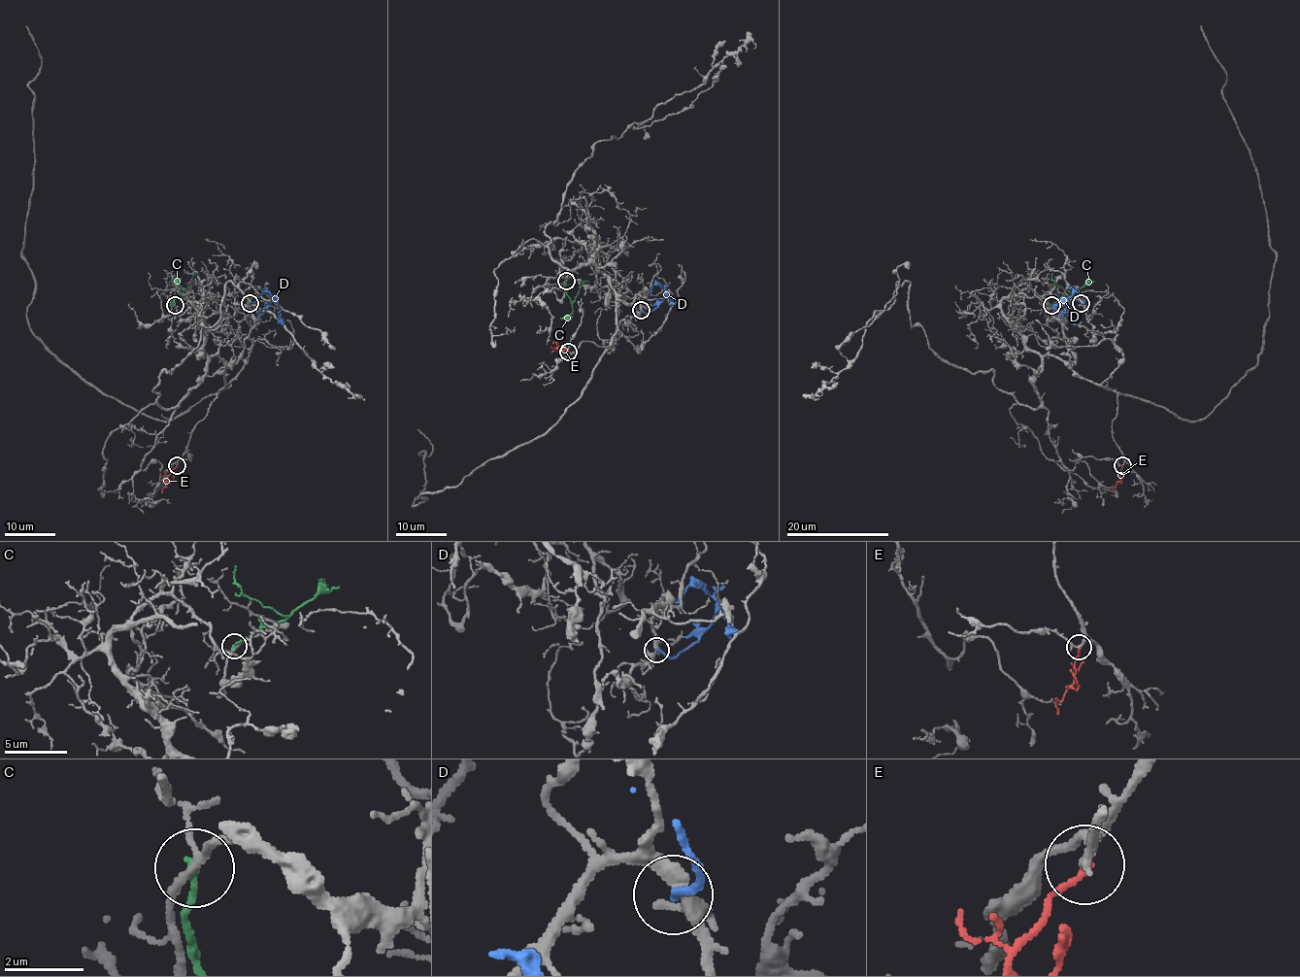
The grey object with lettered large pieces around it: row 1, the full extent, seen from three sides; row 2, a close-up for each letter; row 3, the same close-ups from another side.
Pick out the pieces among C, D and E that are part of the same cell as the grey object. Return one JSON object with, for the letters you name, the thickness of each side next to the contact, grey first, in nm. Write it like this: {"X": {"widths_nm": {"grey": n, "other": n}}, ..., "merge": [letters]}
{"merge": []}

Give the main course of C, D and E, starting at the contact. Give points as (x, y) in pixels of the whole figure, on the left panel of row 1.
C: (175, 306), (175, 299), (197, 272)
D: (250, 303), (266, 291), (274, 298), (255, 318)
E: (177, 465), (161, 492)

